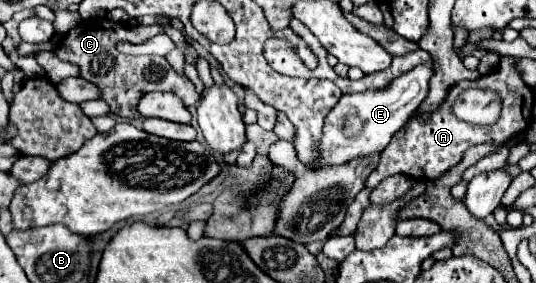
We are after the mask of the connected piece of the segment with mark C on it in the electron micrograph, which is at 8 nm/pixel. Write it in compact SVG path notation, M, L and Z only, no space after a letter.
M97 17L97 19L81 21L77 27L67 31L55 53L61 61L79 65L81 77L101 87L103 101L107 101L111 107L111 113L115 113L119 117L125 117L125 119L139 117L137 103L149 91L171 91L177 97L181 97L181 101L187 107L191 107L201 97L197 93L193 93L191 81L179 77L173 71L173 67L167 63L167 59L163 59L163 57L129 57L129 55L119 53L113 47L115 41L141 43L141 41L147 41L147 39L159 35L159 33L165 33L163 25L135 25L135 27L131 27L131 25L115 23L107 17Z

